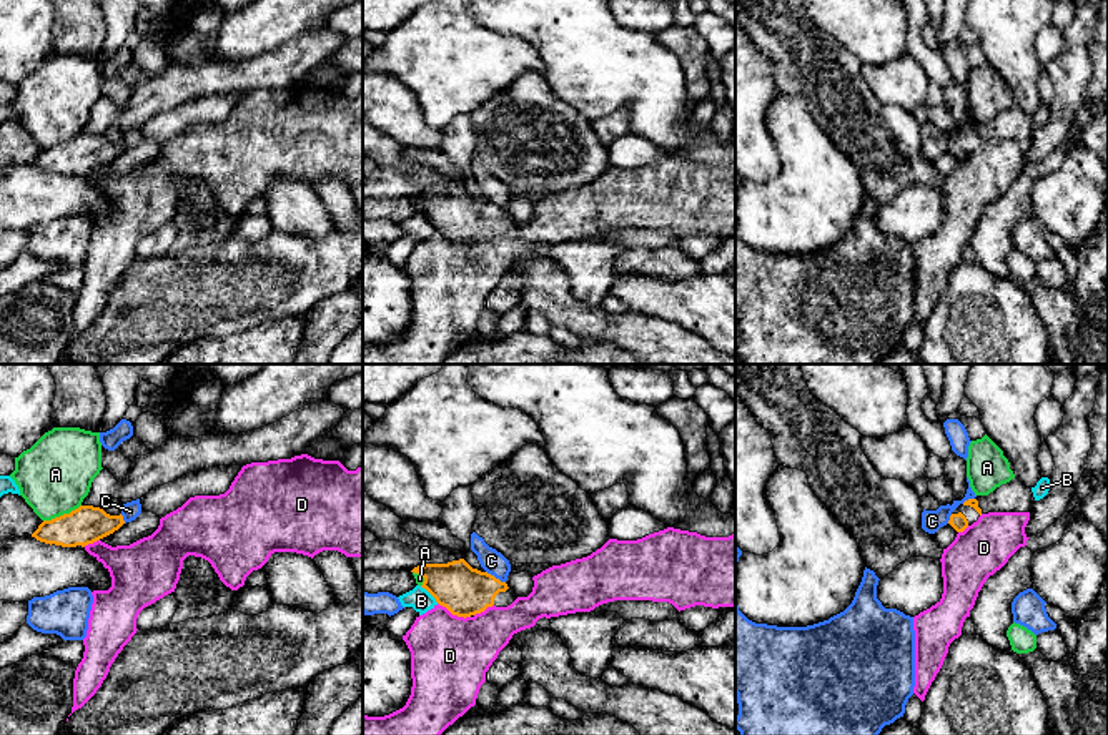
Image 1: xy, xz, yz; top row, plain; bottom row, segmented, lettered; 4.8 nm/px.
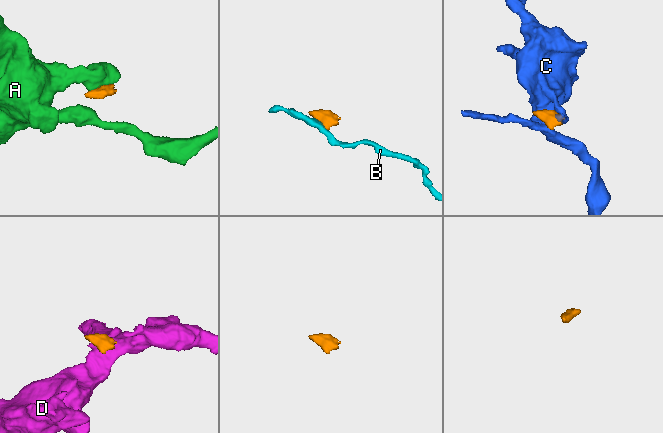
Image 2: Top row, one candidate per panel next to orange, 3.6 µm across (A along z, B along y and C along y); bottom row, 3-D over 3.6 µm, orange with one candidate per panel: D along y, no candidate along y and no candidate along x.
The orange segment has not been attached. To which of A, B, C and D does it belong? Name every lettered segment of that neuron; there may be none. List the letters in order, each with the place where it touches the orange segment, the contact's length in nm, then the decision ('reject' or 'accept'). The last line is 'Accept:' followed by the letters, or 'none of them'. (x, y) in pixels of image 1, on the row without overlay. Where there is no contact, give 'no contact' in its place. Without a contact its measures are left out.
A: xy (64, 142) | 200 nm | reject
B: xz (430, 220) | 130 nm | reject
C: xz (494, 205) | 110 nm | reject
D: xz (455, 241) | 180 nm | reject
Accept: none of them

